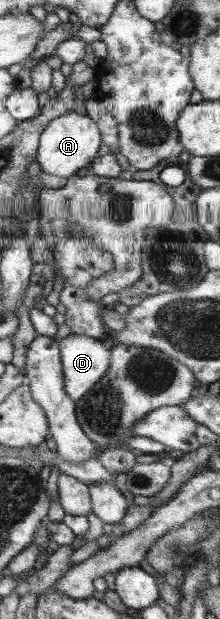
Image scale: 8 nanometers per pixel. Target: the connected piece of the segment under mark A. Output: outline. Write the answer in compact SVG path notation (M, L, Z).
M74 110L52 119L40 133L39 147L36 161L40 170L52 176L68 178L77 169L85 168L101 145L101 134L97 131L97 124L87 114L81 115Z

